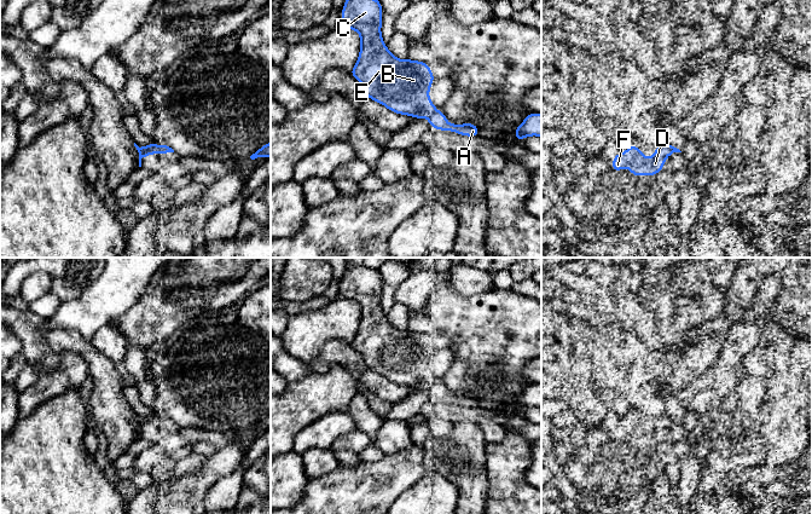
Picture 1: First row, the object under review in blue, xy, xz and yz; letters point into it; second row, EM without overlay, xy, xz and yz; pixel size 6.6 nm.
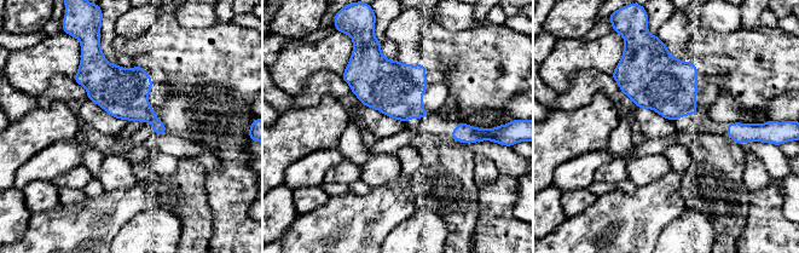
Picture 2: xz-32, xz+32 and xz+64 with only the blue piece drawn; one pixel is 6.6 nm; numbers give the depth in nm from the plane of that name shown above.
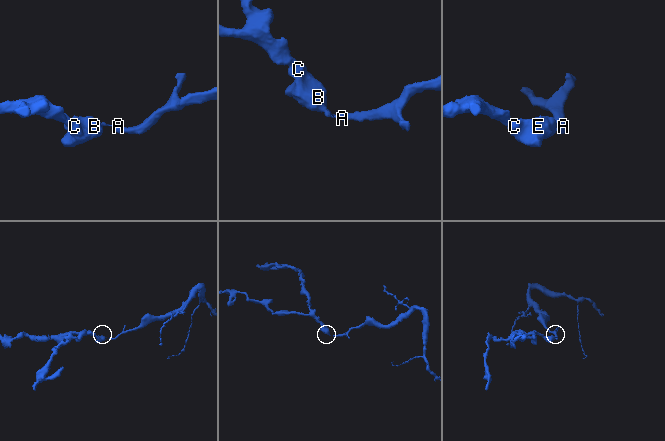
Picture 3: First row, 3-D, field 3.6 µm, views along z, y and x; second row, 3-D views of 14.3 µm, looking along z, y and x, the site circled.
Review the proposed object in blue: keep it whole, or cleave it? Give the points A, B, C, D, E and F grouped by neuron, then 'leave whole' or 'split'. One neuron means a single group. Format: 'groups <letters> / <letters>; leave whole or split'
groups A B C D E F; leave whole

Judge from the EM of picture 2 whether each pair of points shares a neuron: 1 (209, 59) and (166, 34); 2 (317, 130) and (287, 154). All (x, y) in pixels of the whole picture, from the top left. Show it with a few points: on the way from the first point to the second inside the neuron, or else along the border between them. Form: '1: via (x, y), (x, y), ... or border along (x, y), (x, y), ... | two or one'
1: via (198, 59), (189, 57), (177, 45) | one
2: via (310, 131), (294, 147) | one

